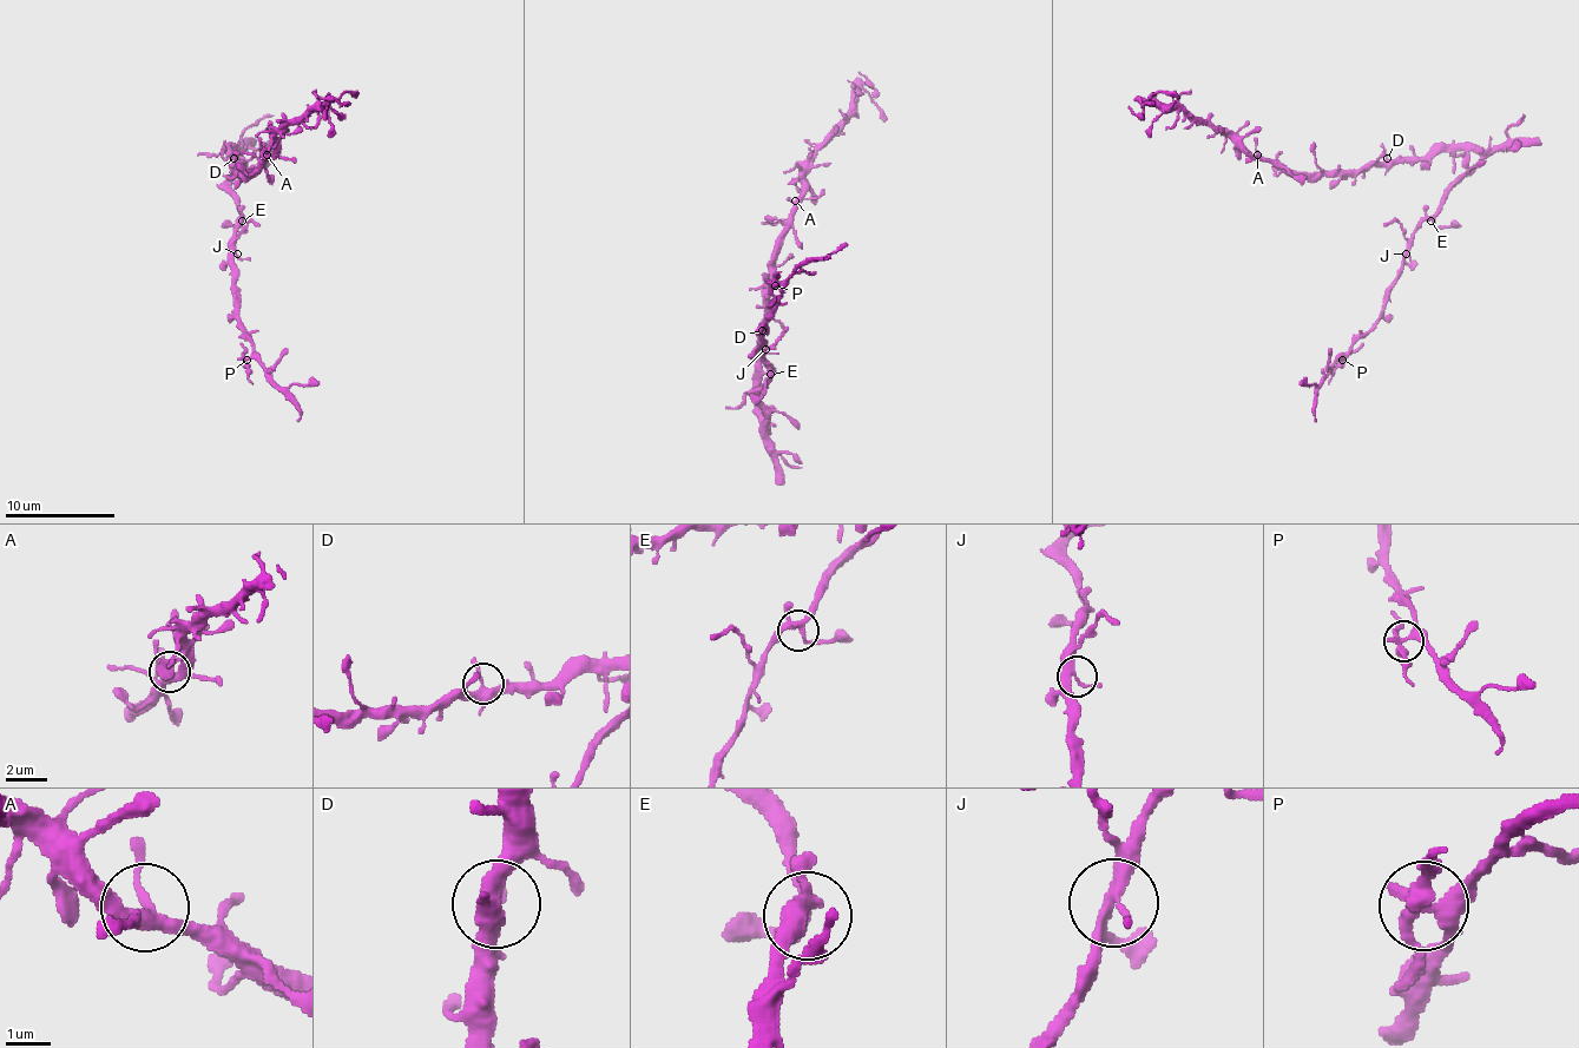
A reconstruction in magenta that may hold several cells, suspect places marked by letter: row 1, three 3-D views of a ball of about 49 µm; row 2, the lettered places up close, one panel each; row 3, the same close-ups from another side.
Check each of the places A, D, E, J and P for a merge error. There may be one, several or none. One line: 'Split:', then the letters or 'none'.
Split: P

